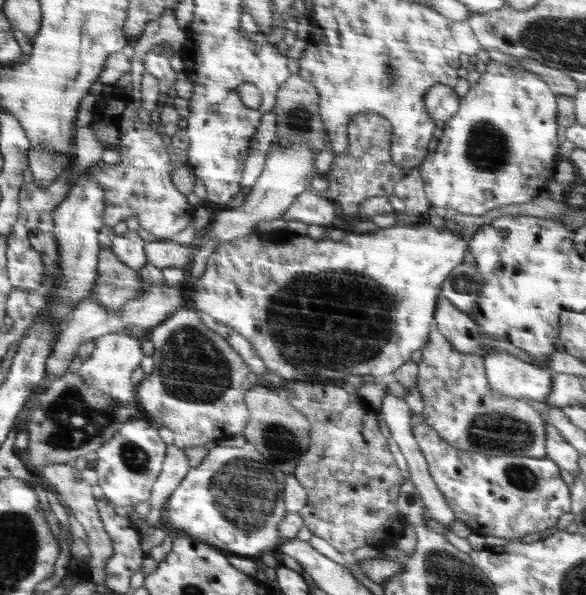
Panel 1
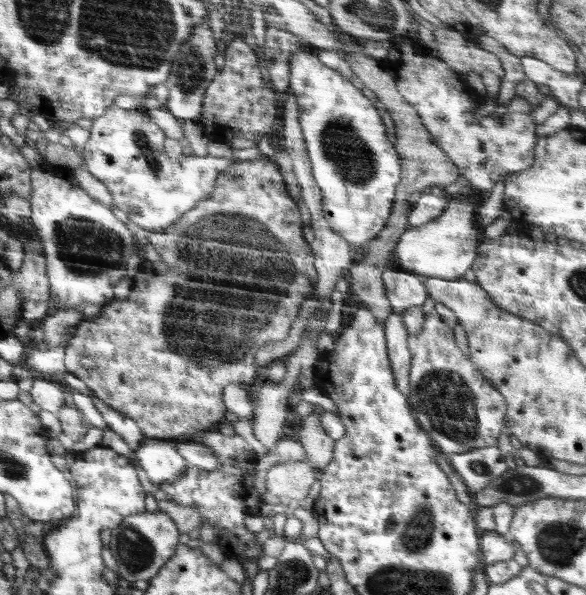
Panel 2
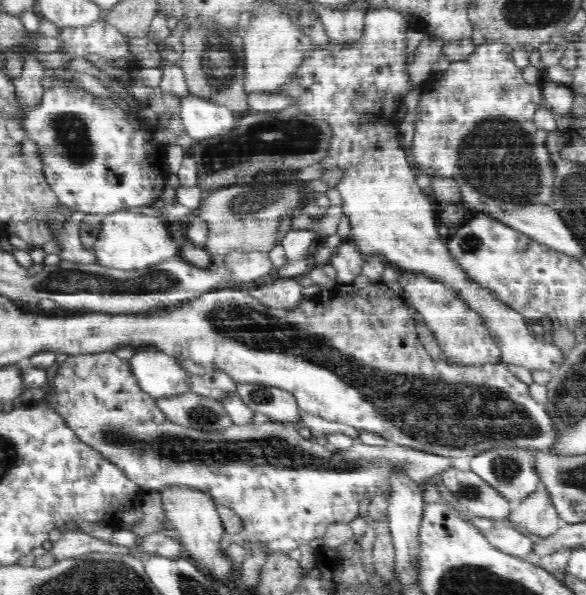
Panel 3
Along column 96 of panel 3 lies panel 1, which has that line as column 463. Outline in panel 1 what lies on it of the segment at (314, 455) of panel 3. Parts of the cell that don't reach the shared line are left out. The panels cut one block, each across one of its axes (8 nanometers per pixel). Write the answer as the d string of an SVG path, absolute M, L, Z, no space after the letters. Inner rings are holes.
M434 322L431 325L429 332L428 342L421 348L422 358L417 363L419 368L417 377L417 389L419 390L420 397L422 397L423 402L423 422L426 425L430 425L432 429L438 435L446 441L447 444L454 446L456 449L465 450L466 452L478 452L486 456L500 456L506 453L510 455L523 456L529 458L545 458L546 457L546 422L542 419L542 416L530 407L525 401L520 401L519 399L514 399L508 396L500 395L498 392L494 392L488 384L487 376L485 373L485 364L483 363L483 356L479 353L463 353L459 350L456 350L449 340L446 340L446 337L439 331Z

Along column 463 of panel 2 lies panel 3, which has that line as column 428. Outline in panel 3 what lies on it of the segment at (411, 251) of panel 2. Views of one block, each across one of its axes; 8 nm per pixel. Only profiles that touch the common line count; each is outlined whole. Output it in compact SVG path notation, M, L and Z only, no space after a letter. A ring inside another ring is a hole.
M385 5L380 8L370 7L365 11L362 38L341 46L329 41L328 44L309 51L292 78L274 93L292 97L292 106L298 107L302 113L314 119L328 123L332 129L328 154L322 158L322 163L324 163L324 168L339 166L342 170L342 177L336 188L341 194L344 202L343 212L348 215L351 226L348 241L354 243L362 255L361 272L375 283L381 282L386 265L395 267L401 272L408 271L437 278L440 283L452 288L458 297L481 316L493 341L500 347L503 362L523 366L530 371L542 369L553 372L564 362L567 352L554 343L545 342L544 337L535 336L528 329L531 322L526 321L518 311L498 301L496 295L488 287L484 287L466 275L466 271L448 252L447 239L442 238L438 233L436 203L430 197L429 192L420 189L416 183L416 168L401 147L400 120L397 120L399 104L408 103L407 94L414 89L409 81L408 63L406 63L407 29L406 17L398 11Z

